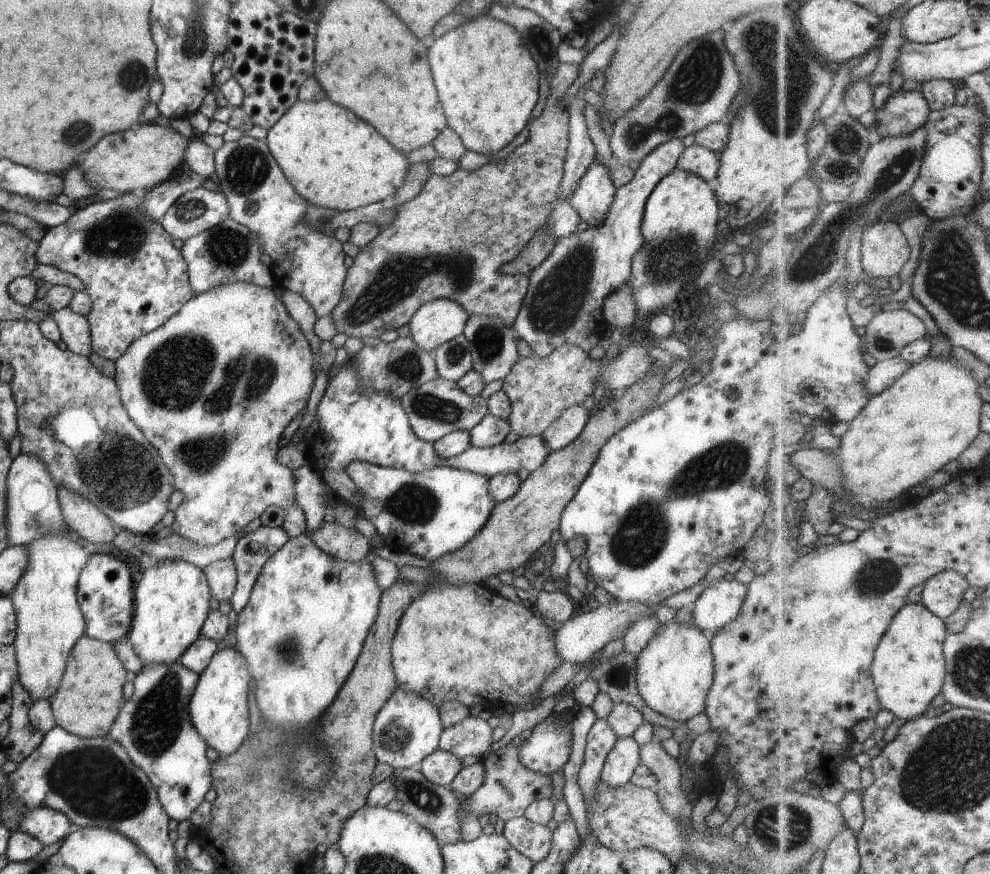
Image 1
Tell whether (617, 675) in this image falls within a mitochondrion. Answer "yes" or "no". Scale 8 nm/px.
yes

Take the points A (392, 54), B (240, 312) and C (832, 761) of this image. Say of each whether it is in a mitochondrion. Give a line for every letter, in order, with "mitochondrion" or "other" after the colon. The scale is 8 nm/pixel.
A: other
B: other
C: other

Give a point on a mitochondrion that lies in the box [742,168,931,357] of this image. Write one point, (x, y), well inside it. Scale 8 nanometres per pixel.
(883, 344)

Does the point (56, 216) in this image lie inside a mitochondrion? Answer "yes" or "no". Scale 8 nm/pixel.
no

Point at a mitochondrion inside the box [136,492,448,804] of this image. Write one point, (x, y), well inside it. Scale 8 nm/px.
(395, 738)

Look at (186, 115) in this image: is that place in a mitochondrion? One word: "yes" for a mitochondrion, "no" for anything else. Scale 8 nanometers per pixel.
no

